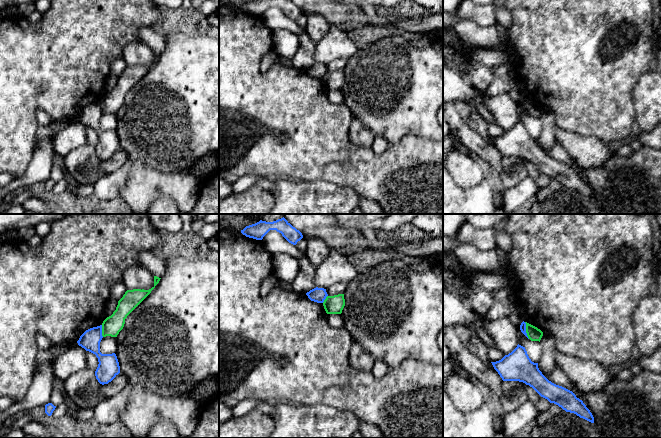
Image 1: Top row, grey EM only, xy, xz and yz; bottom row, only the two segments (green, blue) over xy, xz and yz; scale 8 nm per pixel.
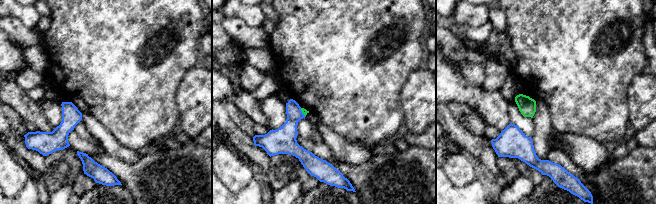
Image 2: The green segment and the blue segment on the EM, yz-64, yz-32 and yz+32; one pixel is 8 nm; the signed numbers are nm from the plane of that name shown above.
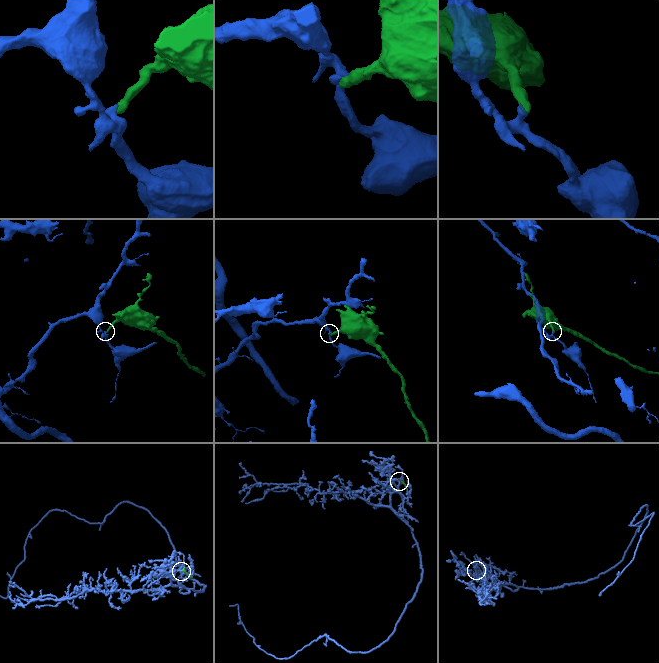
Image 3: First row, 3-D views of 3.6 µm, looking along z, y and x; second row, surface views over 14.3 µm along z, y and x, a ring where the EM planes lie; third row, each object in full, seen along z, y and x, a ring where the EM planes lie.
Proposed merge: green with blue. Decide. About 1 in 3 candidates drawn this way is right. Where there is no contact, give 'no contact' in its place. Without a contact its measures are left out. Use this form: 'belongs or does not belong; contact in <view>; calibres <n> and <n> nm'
does not belong; contact in yz; calibres 110 and 50 nm

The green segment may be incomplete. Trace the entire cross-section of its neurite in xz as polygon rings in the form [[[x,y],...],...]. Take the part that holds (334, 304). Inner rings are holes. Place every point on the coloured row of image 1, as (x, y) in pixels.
[[[344,294],[327,296],[323,306],[327,314],[341,314],[345,306]]]

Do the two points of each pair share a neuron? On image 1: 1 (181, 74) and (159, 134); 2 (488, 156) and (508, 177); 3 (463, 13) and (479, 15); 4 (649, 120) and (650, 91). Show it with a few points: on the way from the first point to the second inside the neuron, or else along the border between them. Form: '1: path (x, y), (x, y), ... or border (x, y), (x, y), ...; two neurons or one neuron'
1: path (181, 89), (181, 108), (170, 119); one neuron
2: border (503, 157), (500, 173); two neurons
3: path (467, 13), (475, 13); one neuron
4: path (649, 113), (650, 98); one neuron

